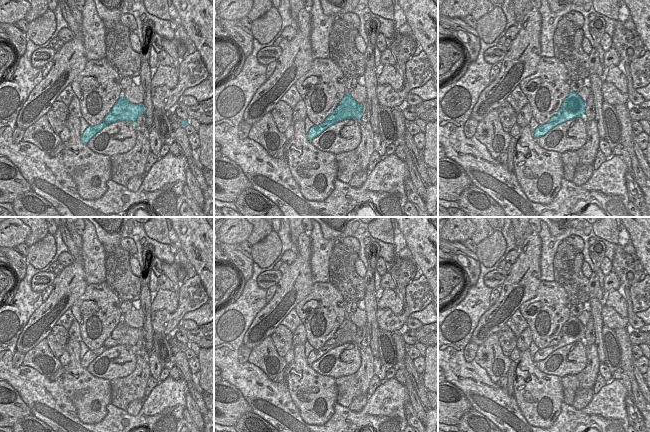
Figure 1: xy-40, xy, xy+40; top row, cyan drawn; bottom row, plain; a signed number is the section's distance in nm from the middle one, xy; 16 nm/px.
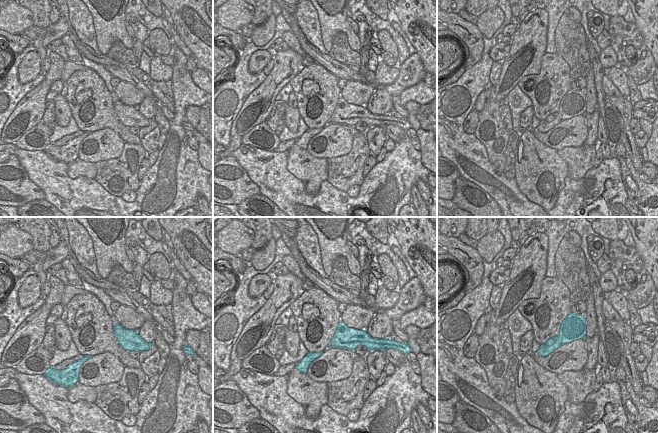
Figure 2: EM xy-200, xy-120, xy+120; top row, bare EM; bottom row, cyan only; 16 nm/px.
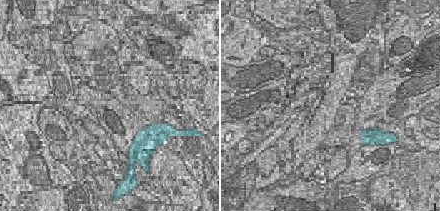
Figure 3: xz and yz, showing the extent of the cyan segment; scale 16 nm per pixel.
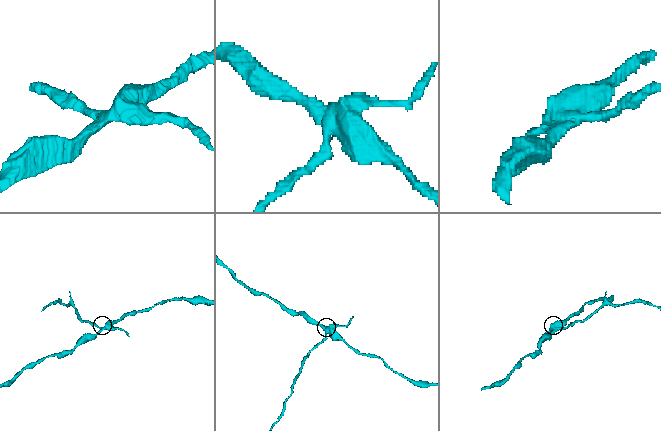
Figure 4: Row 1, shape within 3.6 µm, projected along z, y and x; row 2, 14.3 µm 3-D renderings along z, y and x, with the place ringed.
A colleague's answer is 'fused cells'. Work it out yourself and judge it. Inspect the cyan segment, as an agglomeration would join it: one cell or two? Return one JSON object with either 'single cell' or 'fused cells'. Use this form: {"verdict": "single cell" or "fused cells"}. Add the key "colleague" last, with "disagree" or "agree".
{"verdict": "fused cells", "colleague": "agree"}

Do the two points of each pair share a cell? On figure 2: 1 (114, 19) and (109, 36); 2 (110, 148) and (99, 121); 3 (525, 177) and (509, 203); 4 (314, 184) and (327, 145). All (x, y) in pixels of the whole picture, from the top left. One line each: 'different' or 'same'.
1: same
2: different
3: different
4: different

